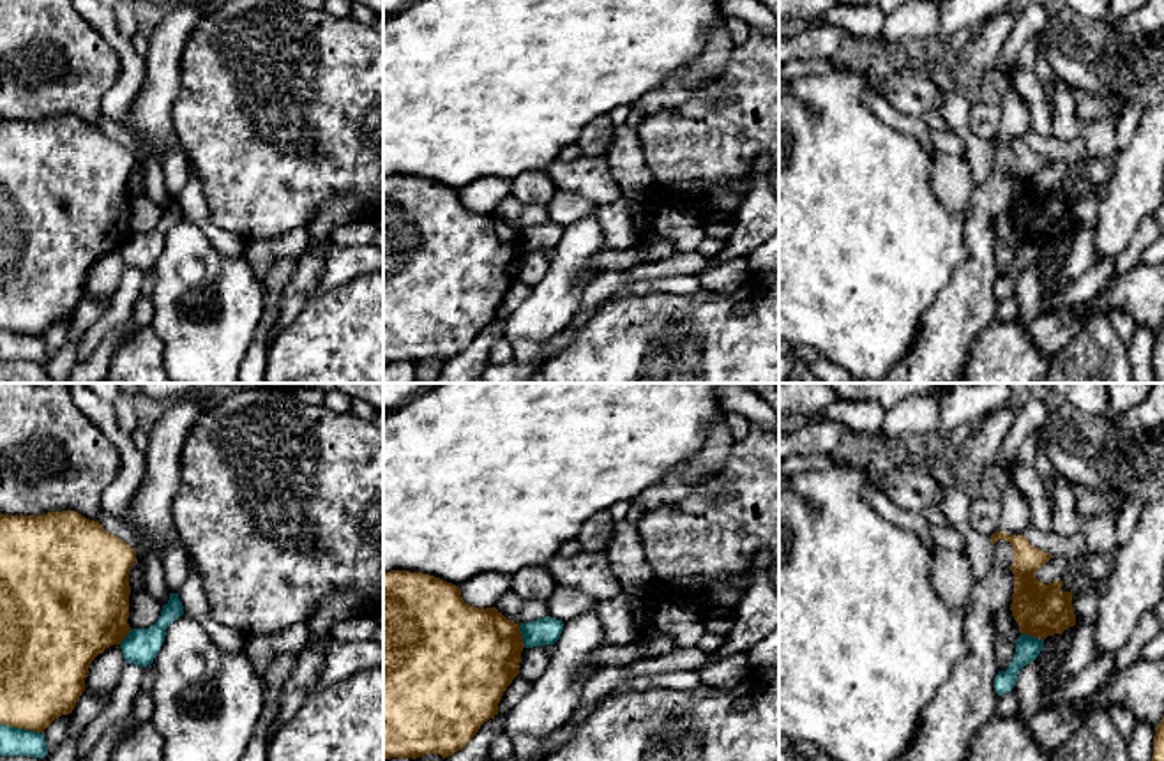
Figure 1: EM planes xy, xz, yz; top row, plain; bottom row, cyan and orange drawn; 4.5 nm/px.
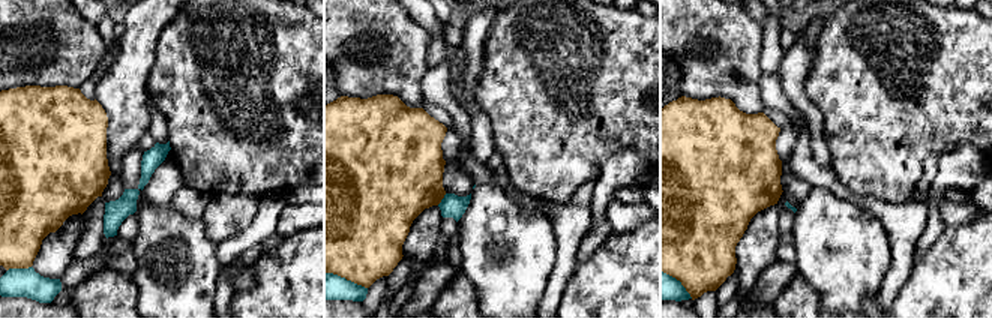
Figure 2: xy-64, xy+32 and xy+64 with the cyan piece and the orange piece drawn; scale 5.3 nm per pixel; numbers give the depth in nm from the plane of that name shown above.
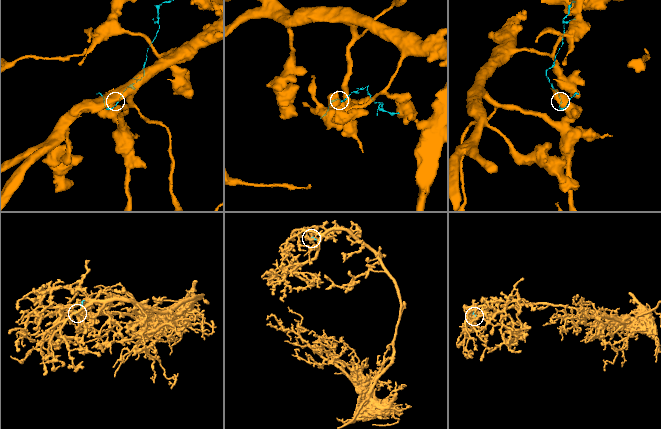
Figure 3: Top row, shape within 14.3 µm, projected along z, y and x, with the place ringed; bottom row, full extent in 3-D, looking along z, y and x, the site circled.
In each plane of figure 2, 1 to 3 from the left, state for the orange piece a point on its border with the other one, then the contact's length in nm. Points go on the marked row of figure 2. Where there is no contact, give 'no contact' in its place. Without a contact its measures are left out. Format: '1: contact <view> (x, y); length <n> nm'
1: contact xy-64 (18, 269); length 130 nm
2: contact xy+32 (441, 200); length 80 nm
3: contact xy+64 (679, 281); length 220 nm

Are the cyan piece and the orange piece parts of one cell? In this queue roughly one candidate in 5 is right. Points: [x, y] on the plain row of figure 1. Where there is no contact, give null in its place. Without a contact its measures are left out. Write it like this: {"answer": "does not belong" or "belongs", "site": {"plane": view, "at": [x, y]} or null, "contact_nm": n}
{"answer": "does not belong", "site": {"plane": "xy", "at": [22, 334]}, "contact_nm": 200}

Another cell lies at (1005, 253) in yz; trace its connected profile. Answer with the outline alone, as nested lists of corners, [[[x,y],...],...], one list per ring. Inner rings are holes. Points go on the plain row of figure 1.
[[[996,237],[996,258],[998,258],[998,275],[1005,275],[1016,258],[1016,245],[1007,244]]]

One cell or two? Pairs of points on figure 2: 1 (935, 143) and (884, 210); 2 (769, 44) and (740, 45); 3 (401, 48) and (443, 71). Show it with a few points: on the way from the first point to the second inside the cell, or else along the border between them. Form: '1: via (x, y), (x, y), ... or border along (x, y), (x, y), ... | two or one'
1: border along (856, 192), (890, 201), (907, 201) | two
2: border along (763, 26), (761, 72) | two
3: border along (428, 68), (420, 83), (422, 99) | two

